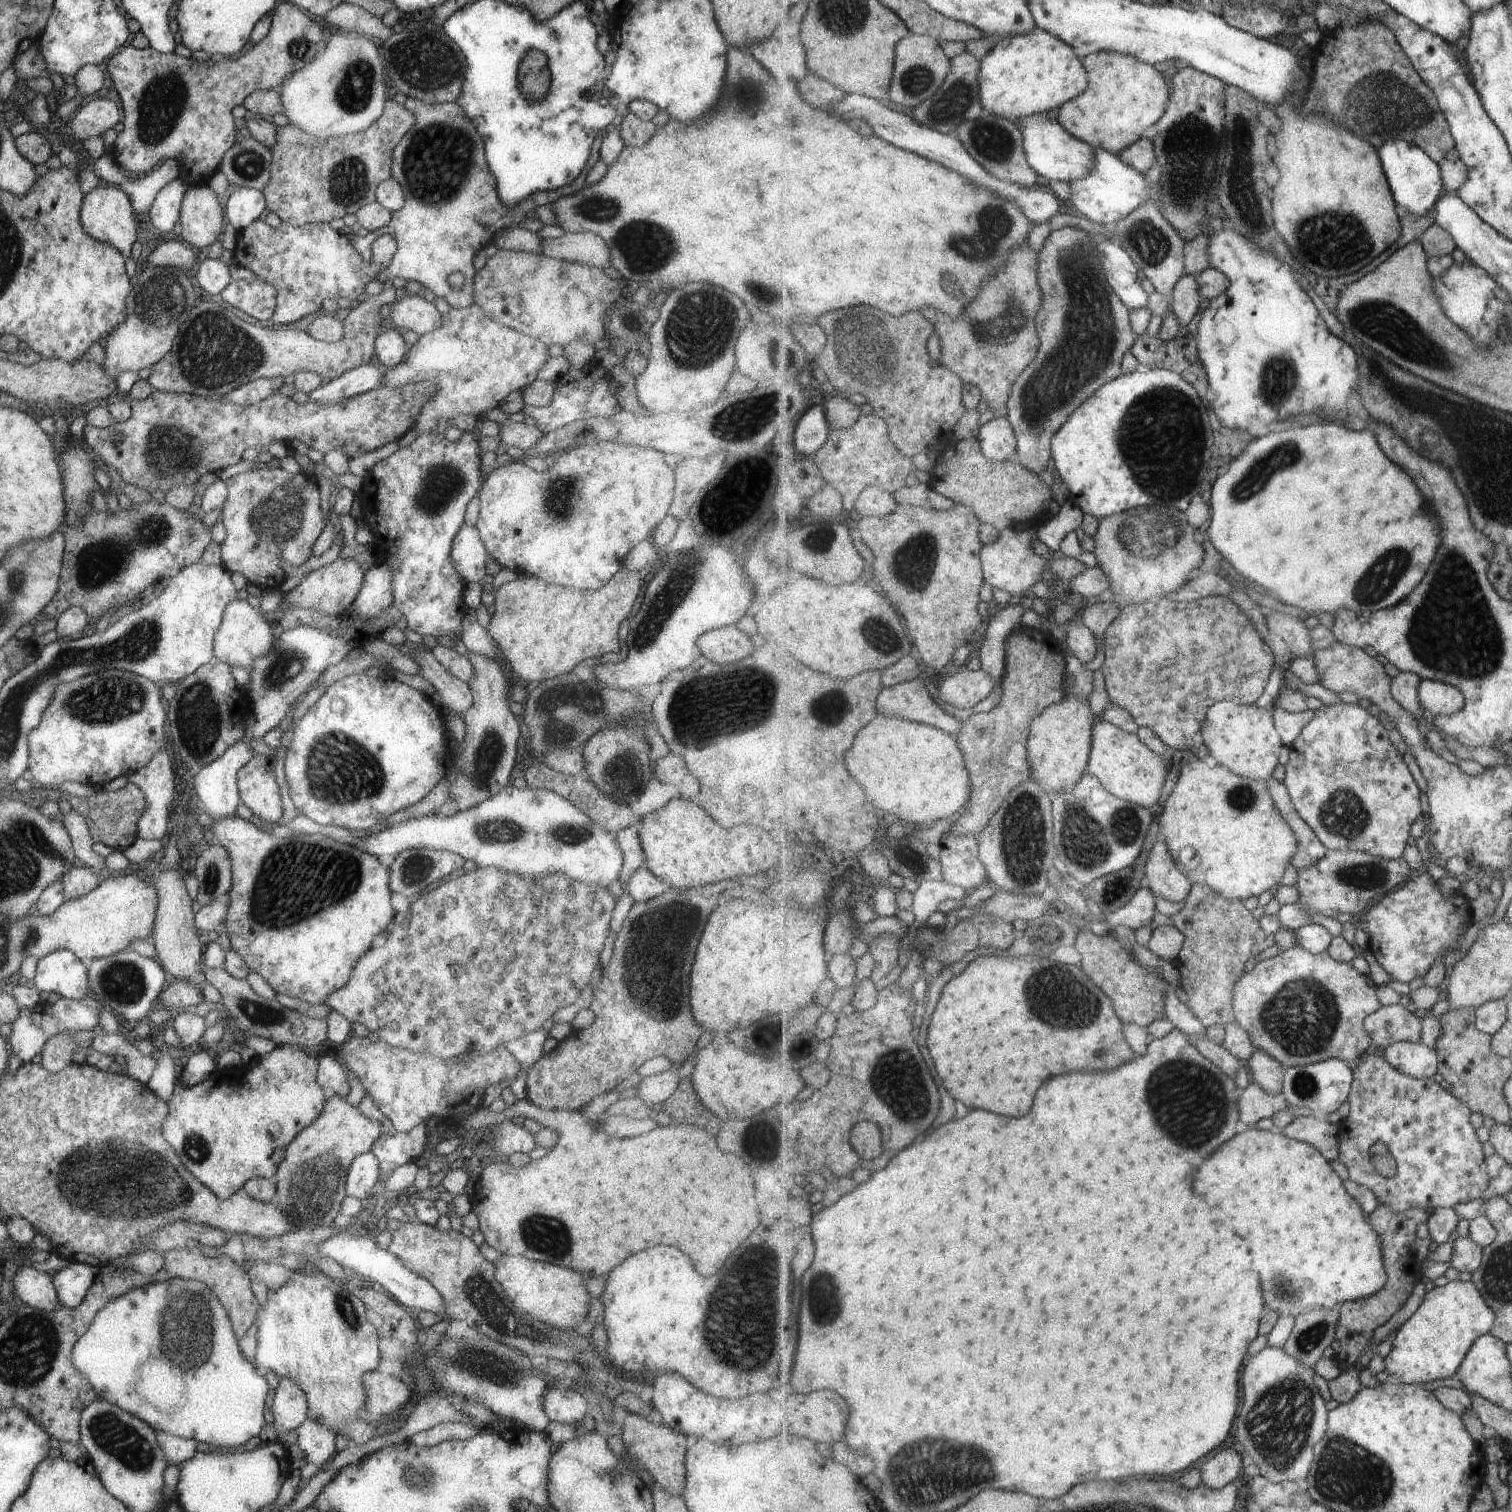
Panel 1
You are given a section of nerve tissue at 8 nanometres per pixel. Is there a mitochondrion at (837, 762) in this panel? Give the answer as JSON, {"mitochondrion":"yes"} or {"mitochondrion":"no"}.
{"mitochondrion":"no"}

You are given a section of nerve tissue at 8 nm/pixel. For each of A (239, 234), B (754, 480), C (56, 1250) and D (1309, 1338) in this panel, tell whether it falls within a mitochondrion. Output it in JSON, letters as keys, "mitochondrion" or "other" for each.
{"A":"other","B":"other","C":"other","D":"mitochondrion"}

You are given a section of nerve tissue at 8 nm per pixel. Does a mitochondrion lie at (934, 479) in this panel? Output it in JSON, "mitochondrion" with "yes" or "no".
{"mitochondrion":"no"}

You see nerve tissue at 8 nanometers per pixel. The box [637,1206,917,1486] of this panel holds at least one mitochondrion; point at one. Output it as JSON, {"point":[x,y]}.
{"point":[741,1332]}

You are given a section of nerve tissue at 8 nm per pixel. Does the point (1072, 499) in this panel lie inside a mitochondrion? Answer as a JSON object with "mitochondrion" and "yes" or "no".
{"mitochondrion":"no"}

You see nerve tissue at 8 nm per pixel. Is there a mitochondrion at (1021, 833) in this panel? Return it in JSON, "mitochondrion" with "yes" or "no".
{"mitochondrion":"yes"}

